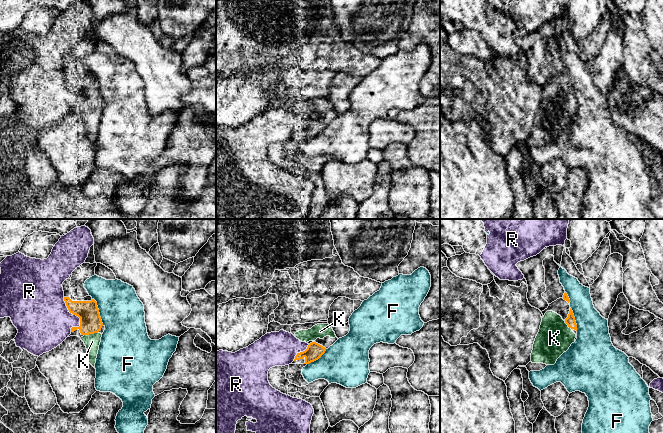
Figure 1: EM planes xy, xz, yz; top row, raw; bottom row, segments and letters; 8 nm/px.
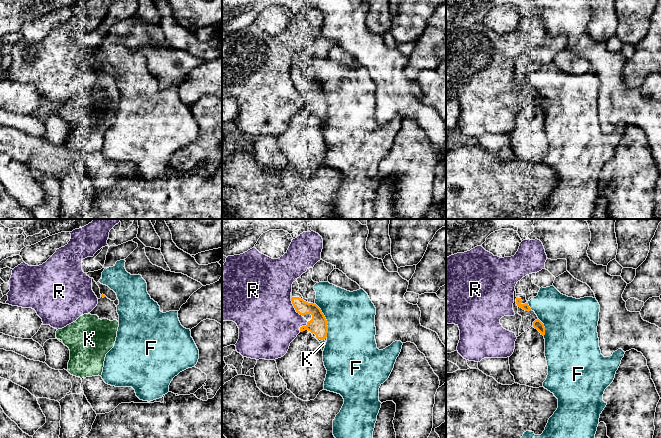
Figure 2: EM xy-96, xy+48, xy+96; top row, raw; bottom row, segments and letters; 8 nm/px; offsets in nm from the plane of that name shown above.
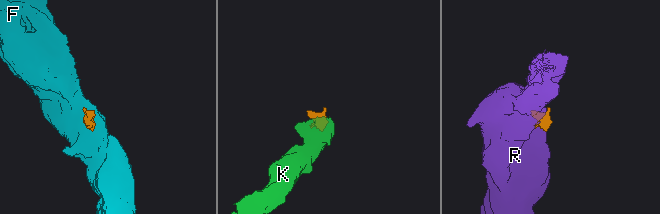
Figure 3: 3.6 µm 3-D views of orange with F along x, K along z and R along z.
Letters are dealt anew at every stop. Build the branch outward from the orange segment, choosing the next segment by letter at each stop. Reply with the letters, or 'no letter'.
K

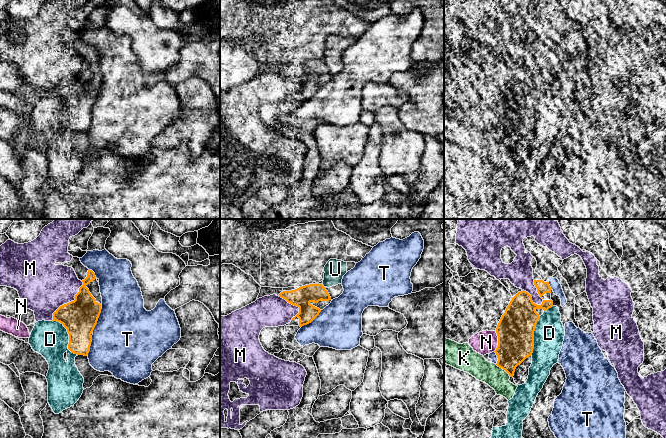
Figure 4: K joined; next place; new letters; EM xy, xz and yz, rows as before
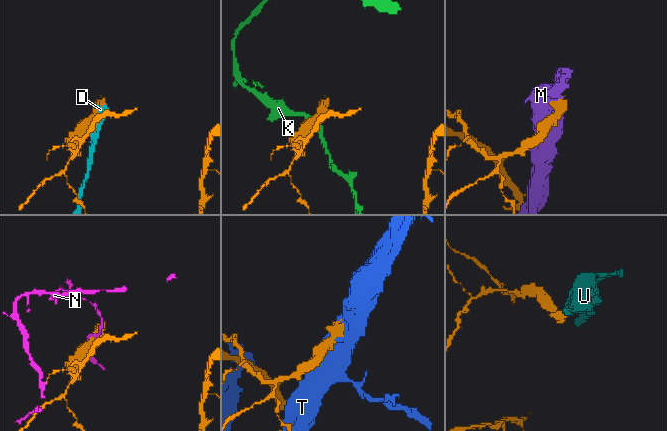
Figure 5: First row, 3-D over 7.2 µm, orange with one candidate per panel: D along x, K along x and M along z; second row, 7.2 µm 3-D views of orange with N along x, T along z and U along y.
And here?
no letter

